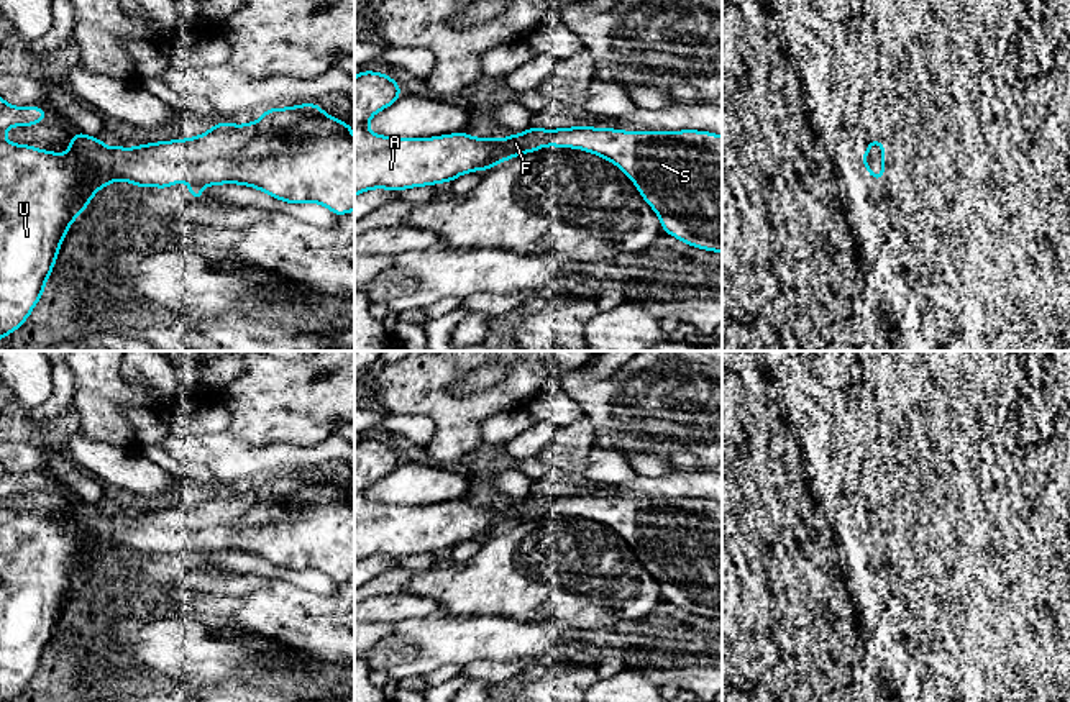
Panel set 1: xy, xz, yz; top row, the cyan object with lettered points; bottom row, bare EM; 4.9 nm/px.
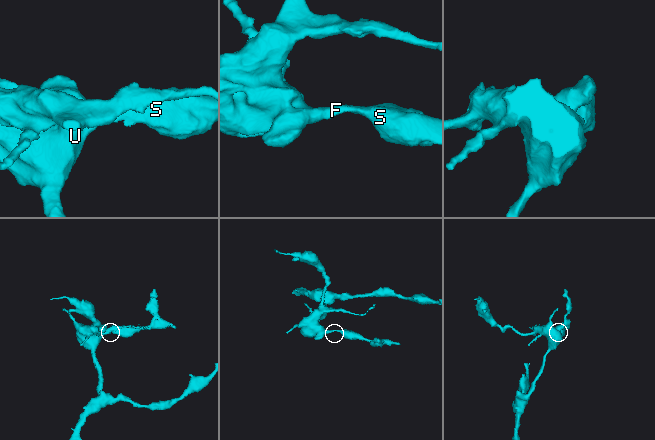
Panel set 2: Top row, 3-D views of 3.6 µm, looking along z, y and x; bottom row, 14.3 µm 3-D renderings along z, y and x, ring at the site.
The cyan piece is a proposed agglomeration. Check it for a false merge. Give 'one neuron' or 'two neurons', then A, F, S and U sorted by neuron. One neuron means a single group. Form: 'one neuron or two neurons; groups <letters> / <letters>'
one neuron; groups A F S U

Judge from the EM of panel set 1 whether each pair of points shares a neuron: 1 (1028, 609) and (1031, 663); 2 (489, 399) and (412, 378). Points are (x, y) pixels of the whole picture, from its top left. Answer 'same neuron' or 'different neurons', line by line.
1: same neuron
2: same neuron

